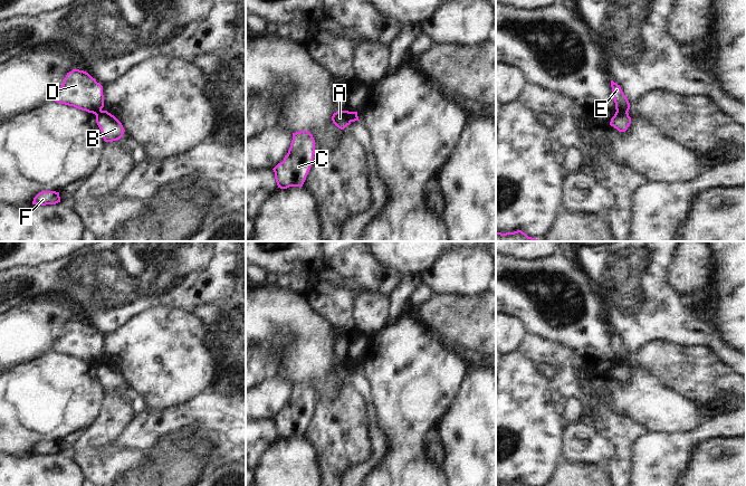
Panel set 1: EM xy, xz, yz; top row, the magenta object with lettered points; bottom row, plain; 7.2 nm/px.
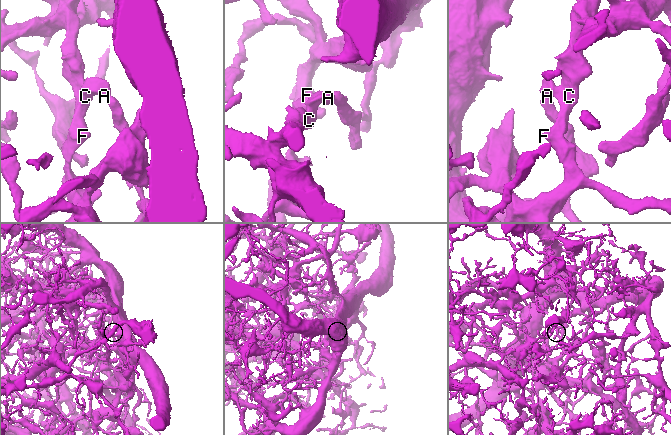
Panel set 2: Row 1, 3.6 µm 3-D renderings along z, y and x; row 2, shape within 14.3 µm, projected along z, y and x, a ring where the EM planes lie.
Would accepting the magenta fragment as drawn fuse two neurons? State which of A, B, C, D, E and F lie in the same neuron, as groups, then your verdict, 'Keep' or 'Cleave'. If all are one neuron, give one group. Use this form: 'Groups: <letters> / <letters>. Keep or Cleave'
Groups: A C D E F / B. Cleave

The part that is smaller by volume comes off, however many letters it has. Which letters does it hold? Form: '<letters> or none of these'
A, C, D, E, F

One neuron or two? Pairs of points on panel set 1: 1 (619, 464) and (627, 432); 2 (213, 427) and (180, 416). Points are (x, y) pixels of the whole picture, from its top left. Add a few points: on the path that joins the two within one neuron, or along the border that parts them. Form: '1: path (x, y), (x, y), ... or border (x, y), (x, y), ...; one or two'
1: path (622, 456), (622, 440); one
2: path (206, 419), (202, 416), (188, 416); one

